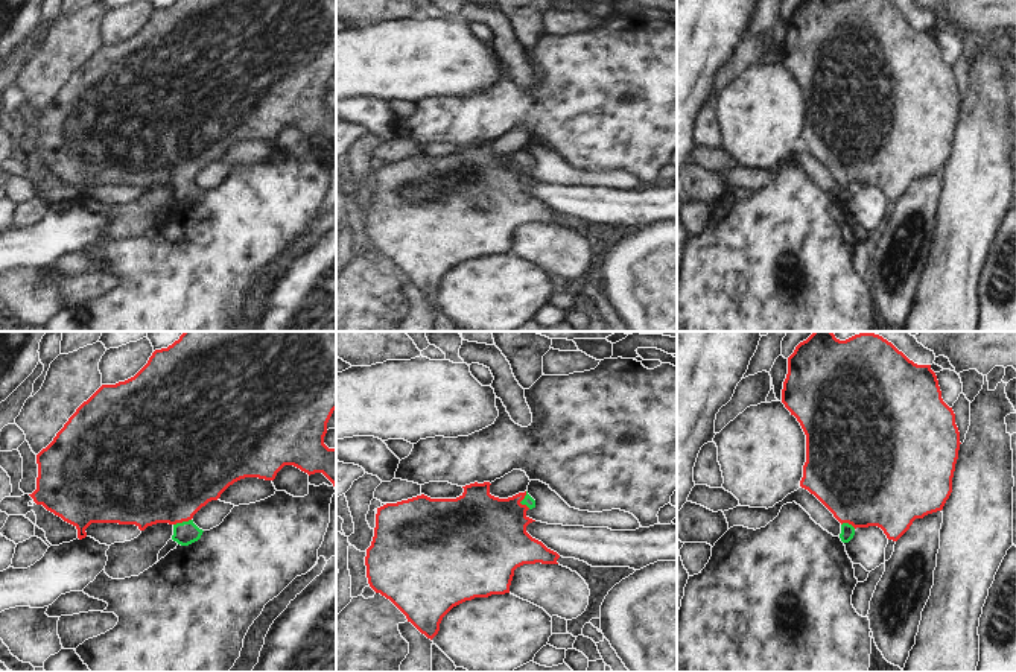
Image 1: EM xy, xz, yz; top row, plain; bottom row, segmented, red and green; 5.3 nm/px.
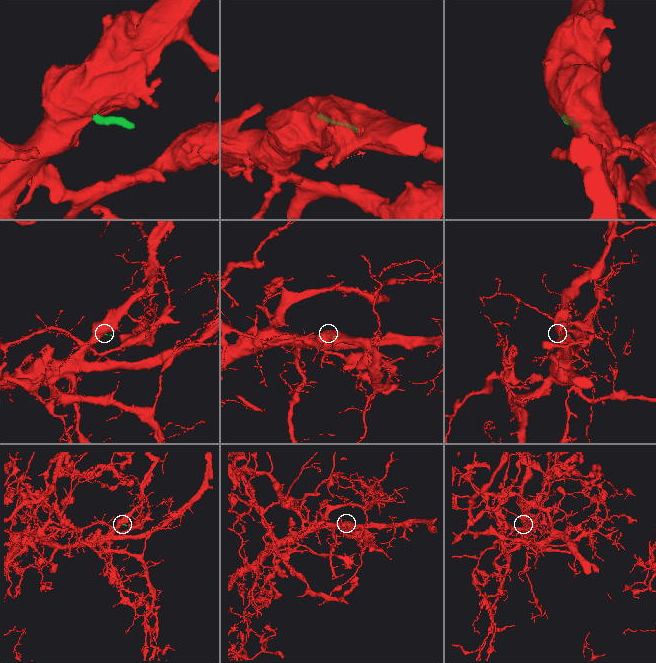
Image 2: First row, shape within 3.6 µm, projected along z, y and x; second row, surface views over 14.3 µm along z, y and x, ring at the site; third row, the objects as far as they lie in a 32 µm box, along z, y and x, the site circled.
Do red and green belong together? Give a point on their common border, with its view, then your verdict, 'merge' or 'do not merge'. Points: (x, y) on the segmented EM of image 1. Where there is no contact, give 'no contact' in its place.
contact xz (520, 500); merge

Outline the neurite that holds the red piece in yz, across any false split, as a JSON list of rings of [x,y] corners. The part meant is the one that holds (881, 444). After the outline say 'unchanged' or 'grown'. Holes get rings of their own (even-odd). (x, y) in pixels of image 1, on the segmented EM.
[[[814,331],[788,357],[782,403],[806,435],[806,462],[800,487],[814,494],[841,523],[840,538],[849,543],[856,528],[878,526],[897,541],[916,518],[941,511],[952,493],[960,450],[955,414],[943,398],[931,365],[917,365],[891,342],[875,333],[846,341],[832,331]]] | grown

